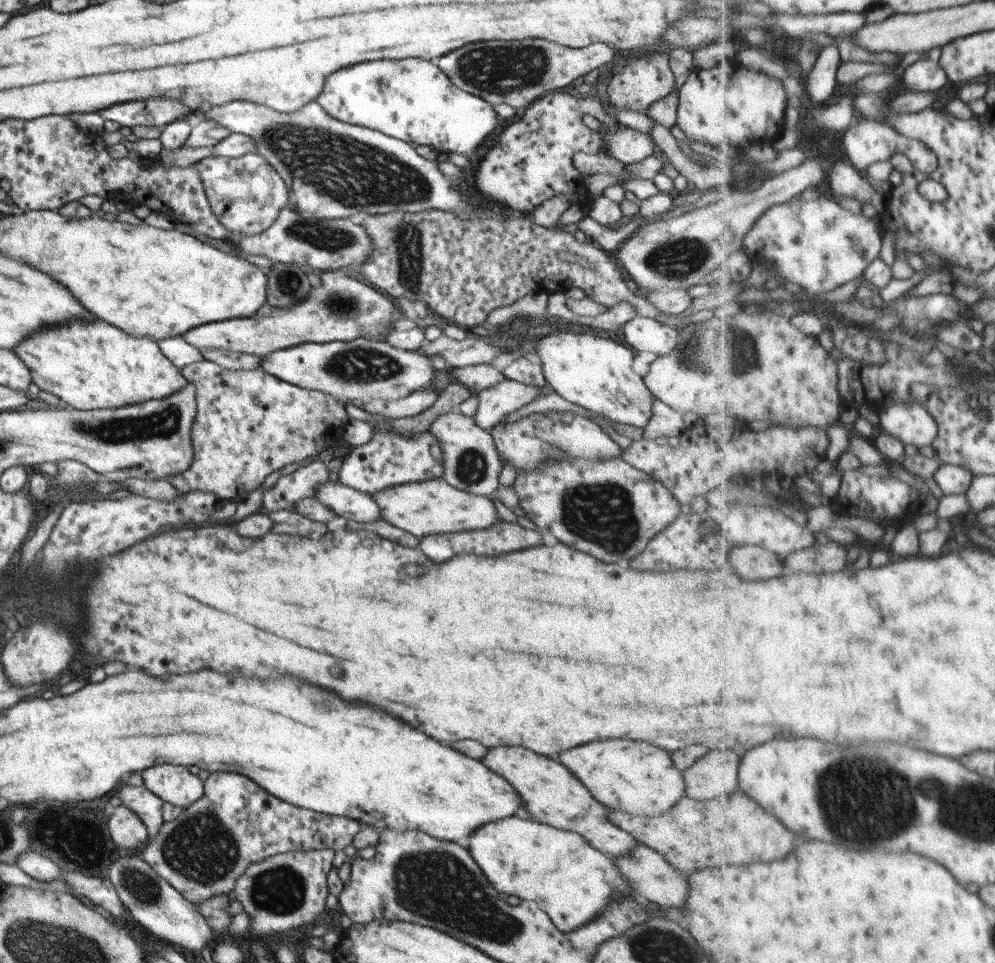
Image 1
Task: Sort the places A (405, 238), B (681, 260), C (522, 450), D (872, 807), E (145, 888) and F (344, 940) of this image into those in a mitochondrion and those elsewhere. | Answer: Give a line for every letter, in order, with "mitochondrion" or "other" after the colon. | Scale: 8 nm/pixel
A: mitochondrion
B: mitochondrion
C: other
D: mitochondrion
E: mitochondrion
F: other

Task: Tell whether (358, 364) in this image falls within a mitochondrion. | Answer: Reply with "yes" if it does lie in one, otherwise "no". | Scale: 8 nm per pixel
yes

